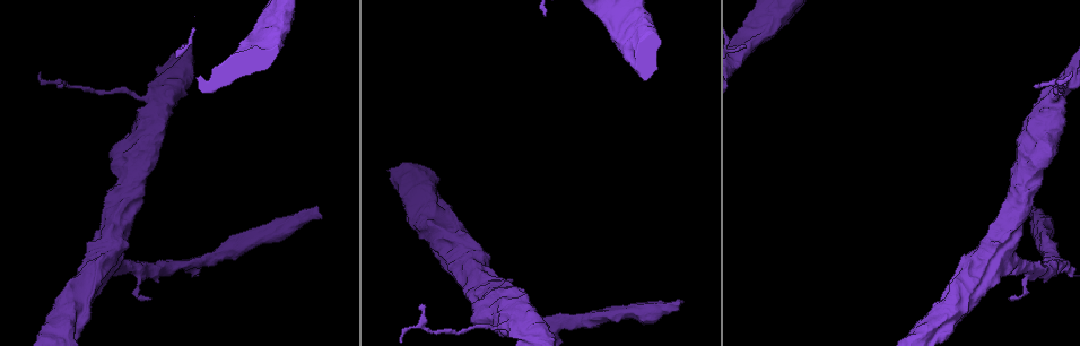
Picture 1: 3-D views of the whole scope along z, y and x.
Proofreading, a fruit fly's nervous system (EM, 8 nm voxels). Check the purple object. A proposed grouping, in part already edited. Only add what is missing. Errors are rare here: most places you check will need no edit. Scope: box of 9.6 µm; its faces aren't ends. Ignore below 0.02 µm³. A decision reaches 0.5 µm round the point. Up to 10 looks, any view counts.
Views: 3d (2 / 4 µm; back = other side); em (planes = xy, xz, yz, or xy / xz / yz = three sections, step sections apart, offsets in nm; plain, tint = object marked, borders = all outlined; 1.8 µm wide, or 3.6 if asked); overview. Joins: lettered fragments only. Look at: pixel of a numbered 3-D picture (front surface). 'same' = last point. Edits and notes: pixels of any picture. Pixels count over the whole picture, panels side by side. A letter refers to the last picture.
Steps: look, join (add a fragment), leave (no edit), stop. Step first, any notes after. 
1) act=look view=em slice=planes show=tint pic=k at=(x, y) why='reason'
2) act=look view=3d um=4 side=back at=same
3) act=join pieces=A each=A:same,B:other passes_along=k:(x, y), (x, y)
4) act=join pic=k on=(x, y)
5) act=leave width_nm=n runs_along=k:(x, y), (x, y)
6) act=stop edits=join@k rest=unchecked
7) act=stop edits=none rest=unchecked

act=look view=em um=3.6 slice=planes show=borders pic=1 at=(145, 97) why='thin arm on a thick one'

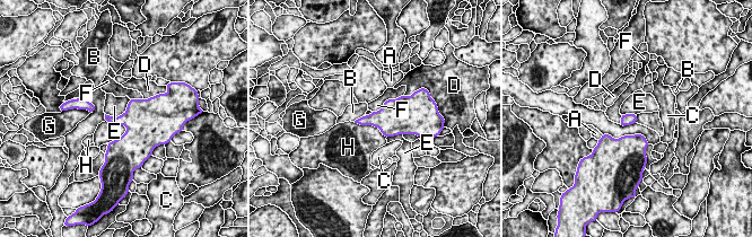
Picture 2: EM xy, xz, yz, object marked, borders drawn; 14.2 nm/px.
act=leave each=A:other,B:other,C:other,D:other,E:other,F:other,G:other,H:other border=2:(130, 99), (121, 114), (105, 114) found='none of them fits'

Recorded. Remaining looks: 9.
act=look view=em um=3.6 slice=planes show=borders pic=1 at=(418, 307) why='free end'

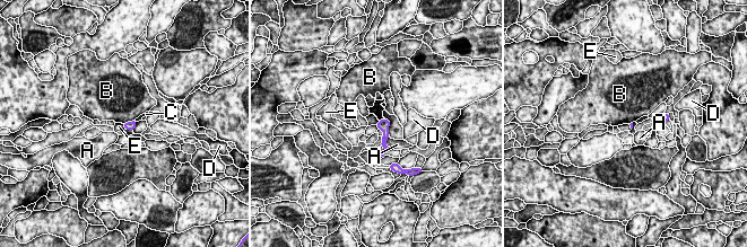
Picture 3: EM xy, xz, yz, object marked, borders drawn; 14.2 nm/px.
act=leave each=A:other,B:other,C:other,D:other,E:other found='none of them fits'

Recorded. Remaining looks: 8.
act=look view=em slice=planes show=borders pic=1 at=(319, 215) why='free end'

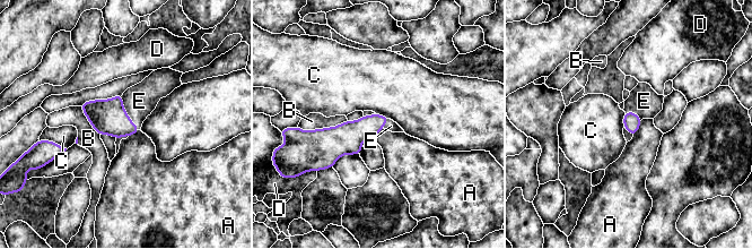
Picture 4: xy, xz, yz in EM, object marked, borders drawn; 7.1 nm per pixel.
act=join pieces=E longest_contact=B:340nm each=A:other,B:other,C:other,D:other,E:same passes_along=4:(108, 117), (125, 112), (139, 101) found='it goes on there'

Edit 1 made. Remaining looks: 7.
act=look view=overview why='see it whole again'

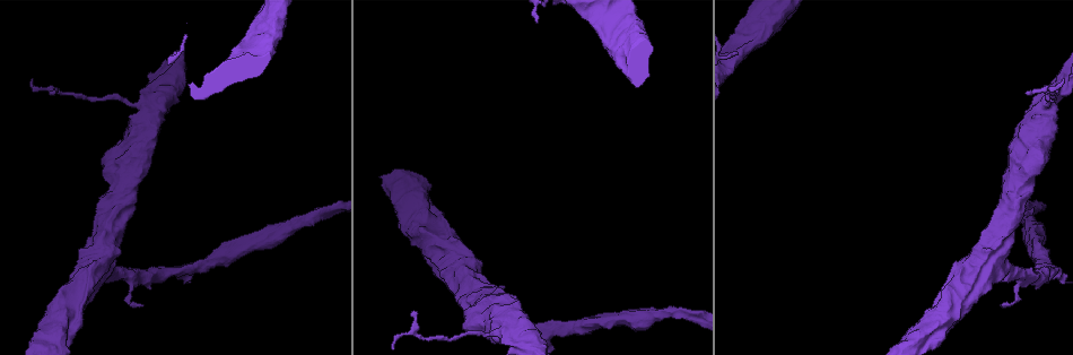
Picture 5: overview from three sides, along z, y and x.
act=look view=3d um=4 pic=5 at=(1001, 306) why='thin end'

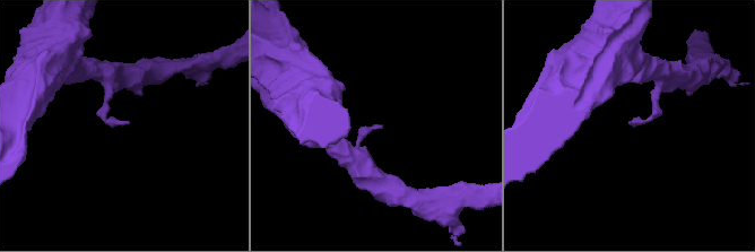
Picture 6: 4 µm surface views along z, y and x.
act=look view=em um=3.6 slice=planes show=borders pic=6 at=(633, 122) why='now the EM'

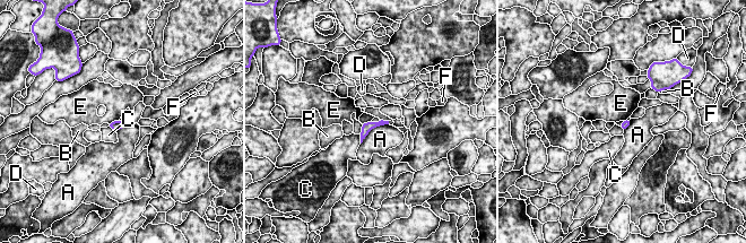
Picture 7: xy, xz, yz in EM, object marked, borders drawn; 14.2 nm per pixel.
act=leave longest_contact=A:500nm each=A:other,B:other,C:other,D:other,E:other,F:other border=7:(388, 123), (374, 127), (361, 144) found='none of them fits'

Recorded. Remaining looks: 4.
act=stop edits=join@4 rest=unchecked

